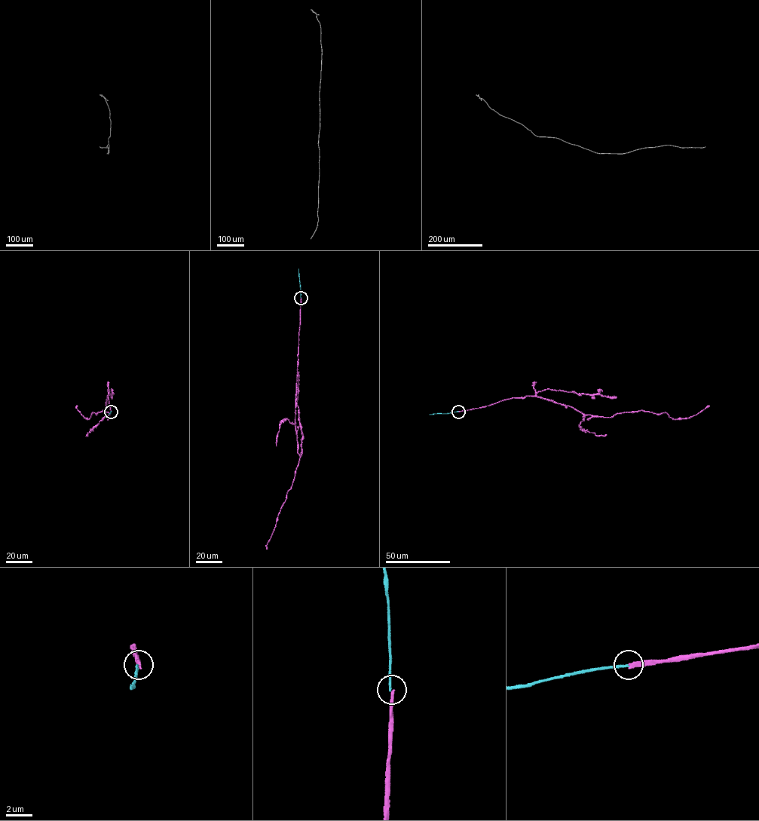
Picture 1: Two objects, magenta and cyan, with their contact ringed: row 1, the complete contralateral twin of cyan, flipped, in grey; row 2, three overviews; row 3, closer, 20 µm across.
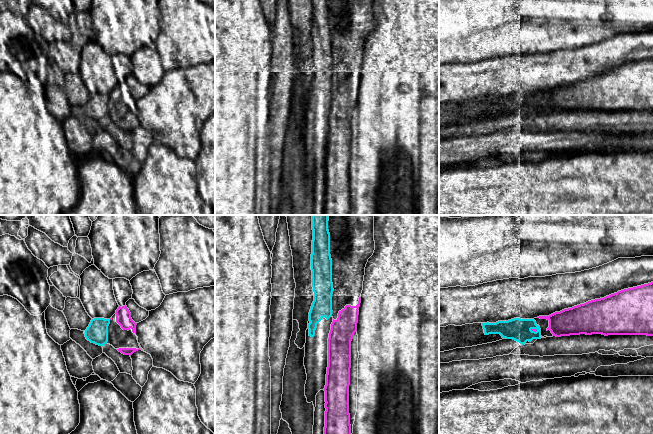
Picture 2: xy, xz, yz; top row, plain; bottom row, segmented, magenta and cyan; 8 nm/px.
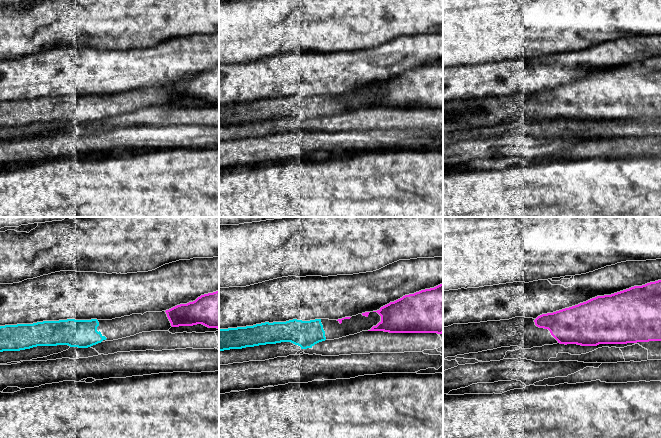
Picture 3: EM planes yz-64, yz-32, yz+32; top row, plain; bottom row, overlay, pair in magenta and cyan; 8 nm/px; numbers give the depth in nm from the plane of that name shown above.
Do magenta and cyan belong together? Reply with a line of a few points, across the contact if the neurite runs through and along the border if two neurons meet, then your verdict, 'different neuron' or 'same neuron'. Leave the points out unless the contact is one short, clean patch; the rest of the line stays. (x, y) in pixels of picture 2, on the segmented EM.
different neuron

